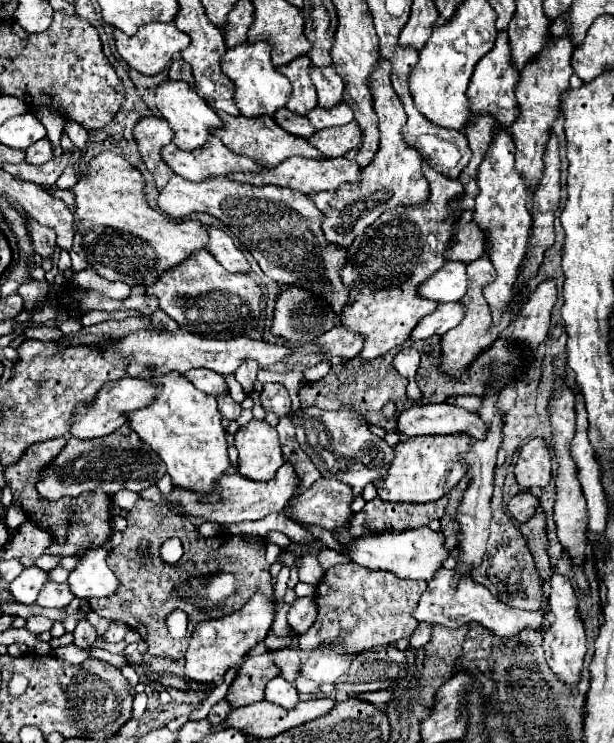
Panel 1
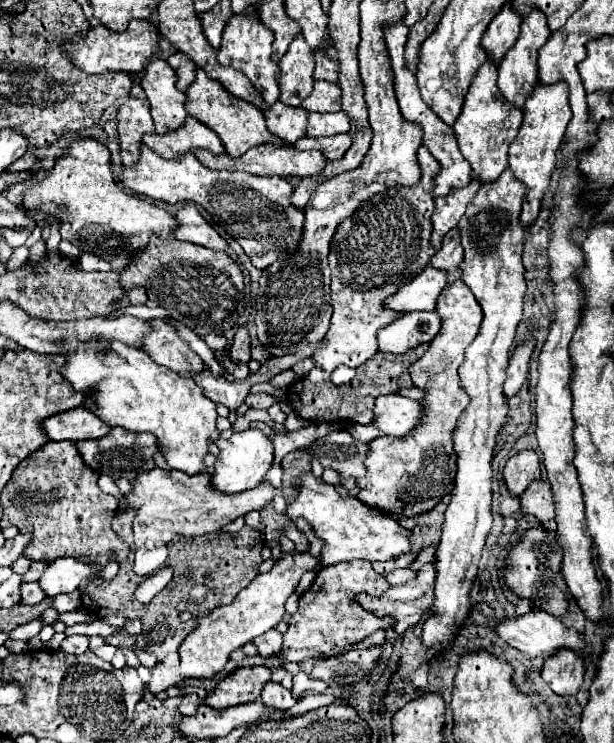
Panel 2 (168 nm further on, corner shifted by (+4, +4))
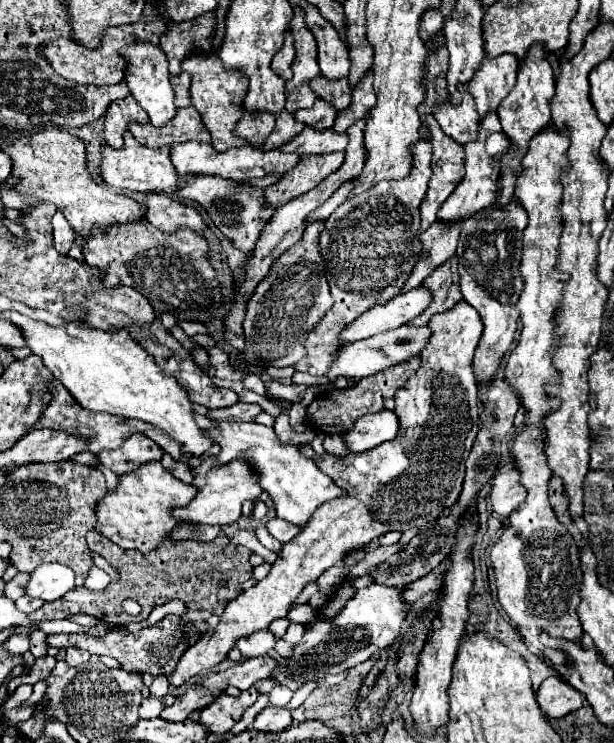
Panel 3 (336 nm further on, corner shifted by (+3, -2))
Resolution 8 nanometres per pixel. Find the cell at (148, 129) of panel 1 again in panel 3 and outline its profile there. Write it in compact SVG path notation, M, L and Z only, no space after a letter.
M132 96L113 103L105 113L105 139L113 149L123 147L123 133L129 129L129 123L149 123L147 113Z

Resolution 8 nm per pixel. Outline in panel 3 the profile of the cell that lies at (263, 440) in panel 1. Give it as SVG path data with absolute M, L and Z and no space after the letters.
M207 455L201 465L193 465L191 467L195 479L193 485L199 487L199 493L195 495L195 499L183 507L183 509L175 509L175 519L179 521L187 521L187 523L207 523L207 525L227 525L227 523L235 523L241 517L241 505L247 499L257 499L261 495L261 487L259 487L259 473L255 471L253 463L237 457L229 463L219 463L217 465L217 455Z

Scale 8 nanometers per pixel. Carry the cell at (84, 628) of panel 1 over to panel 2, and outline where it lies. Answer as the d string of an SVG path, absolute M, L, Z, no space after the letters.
M72 635L62 641L62 651L66 651L66 653L80 655L86 649L88 649L88 637L84 637L84 635Z

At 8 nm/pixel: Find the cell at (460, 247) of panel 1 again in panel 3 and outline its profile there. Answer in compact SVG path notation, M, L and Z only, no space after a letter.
M457 255L447 259L443 265L439 265L425 281L423 285L433 293L433 303L419 315L411 325L427 325L431 315L451 309L455 303L459 303L463 297L459 293L459 275L457 275Z

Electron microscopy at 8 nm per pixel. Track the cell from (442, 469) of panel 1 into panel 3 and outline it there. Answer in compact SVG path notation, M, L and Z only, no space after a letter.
M459 301L453 309L433 315L429 321L429 329L433 335L431 335L427 349L423 349L421 353L419 371L413 377L409 377L409 381L403 385L403 389L399 389L399 393L395 393L395 413L399 417L399 435L385 445L381 443L369 451L351 453L345 459L335 459L331 455L323 455L321 459L315 457L315 463L319 465L319 469L323 469L347 495L341 497L339 501L329 501L327 505L321 505L313 513L311 521L303 527L303 531L297 537L293 537L289 543L283 543L281 553L277 561L273 563L271 571L267 573L267 577L261 579L255 587L243 591L237 599L233 599L227 605L213 635L211 637L203 635L187 647L187 651L179 659L175 673L169 675L169 683L173 687L181 687L185 681L191 681L199 673L211 671L217 663L227 659L227 653L235 647L235 643L241 637L251 635L253 631L263 631L269 627L271 621L287 617L301 589L309 581L315 581L325 569L337 565L343 559L343 553L347 553L347 549L367 545L387 531L407 531L411 527L417 527L417 529L425 527L433 523L441 515L443 509L455 505L455 501L461 495L461 485L465 477L465 461L469 457L469 451L479 431L479 389L471 373L471 361L473 361L473 353L483 331L483 323L481 323L479 313L475 313L471 305L467 305L465 301Z

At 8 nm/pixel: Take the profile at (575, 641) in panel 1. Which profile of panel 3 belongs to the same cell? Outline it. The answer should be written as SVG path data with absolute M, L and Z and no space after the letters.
M559 675L545 679L537 691L537 703L547 717L565 717L583 705L583 693L567 685Z

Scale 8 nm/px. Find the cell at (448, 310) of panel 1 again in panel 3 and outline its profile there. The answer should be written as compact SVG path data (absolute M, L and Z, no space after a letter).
M401 325L397 329L391 329L387 333L379 333L377 337L369 337L369 339L363 339L363 341L355 341L355 343L349 343L345 345L341 351L339 351L339 357L335 359L335 365L331 365L331 373L327 375L331 381L335 381L339 375L345 375L345 377L369 377L369 375L375 375L379 373L381 369L387 369L387 367L393 367L393 365L399 365L403 361L409 361L411 357L419 355L425 345L429 343L431 339L431 329L427 325L423 327L415 327L415 325Z

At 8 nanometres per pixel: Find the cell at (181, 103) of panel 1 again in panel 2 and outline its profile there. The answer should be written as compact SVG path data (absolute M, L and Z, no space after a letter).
M154 57L144 69L140 87L146 93L156 133L164 135L184 125L186 95L176 89L176 73L166 61Z

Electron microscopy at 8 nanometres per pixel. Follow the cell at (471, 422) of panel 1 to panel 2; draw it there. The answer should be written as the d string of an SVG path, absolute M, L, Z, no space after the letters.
M382 395L374 405L374 425L392 437L406 435L422 417L424 409L418 401L400 395Z

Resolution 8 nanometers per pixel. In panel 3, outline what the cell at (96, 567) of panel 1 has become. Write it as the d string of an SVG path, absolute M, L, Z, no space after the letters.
M61 563L39 565L27 583L27 595L43 601L57 601L71 589L75 589L75 573Z

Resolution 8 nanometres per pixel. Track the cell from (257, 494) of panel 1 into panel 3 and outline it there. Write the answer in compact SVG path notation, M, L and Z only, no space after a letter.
M151 463L139 469L137 473L131 473L127 477L119 477L119 485L115 493L107 493L99 505L97 505L97 525L95 529L103 533L113 543L125 547L125 549L137 549L143 555L155 551L161 547L163 541L175 541L173 533L179 525L185 525L183 521L175 521L171 515L175 509L185 507L197 487L187 485L175 477L171 477L169 471L163 469L161 463Z

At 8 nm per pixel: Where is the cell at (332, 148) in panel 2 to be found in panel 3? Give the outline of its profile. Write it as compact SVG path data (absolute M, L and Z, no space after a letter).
M343 151L325 153L325 155L305 155L303 161L285 173L277 183L265 189L265 199L269 205L283 205L297 195L307 193L327 175L335 173L345 159Z

